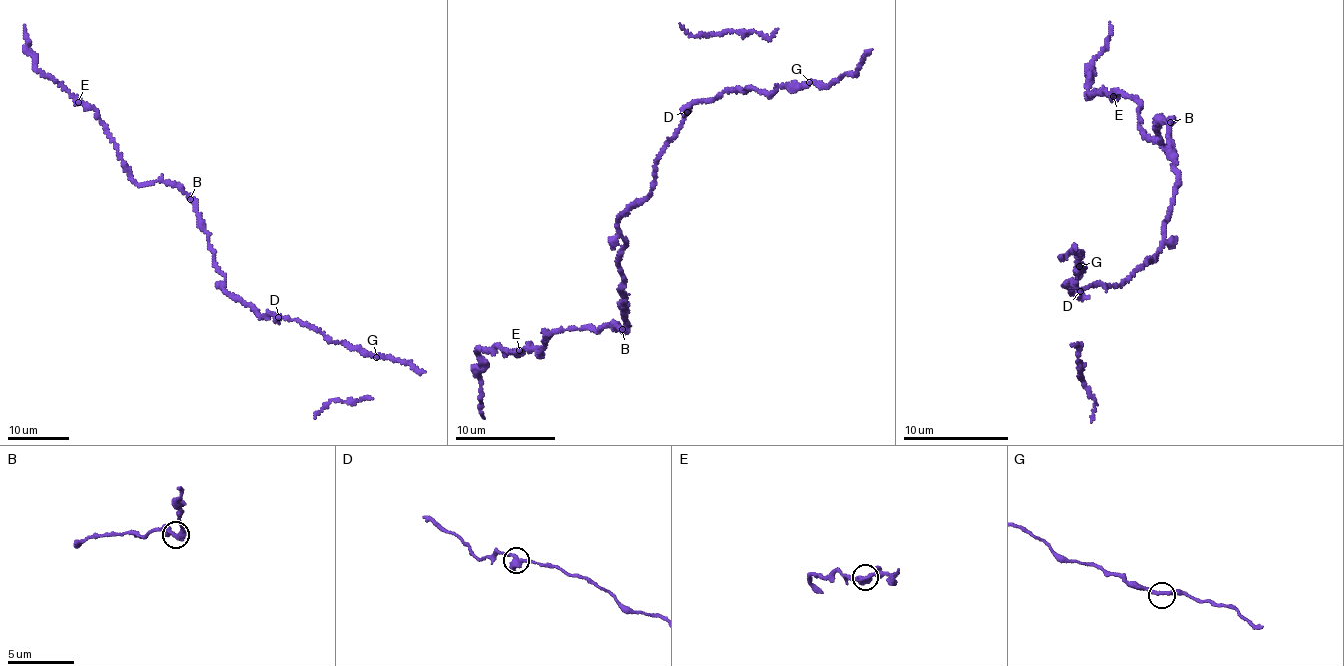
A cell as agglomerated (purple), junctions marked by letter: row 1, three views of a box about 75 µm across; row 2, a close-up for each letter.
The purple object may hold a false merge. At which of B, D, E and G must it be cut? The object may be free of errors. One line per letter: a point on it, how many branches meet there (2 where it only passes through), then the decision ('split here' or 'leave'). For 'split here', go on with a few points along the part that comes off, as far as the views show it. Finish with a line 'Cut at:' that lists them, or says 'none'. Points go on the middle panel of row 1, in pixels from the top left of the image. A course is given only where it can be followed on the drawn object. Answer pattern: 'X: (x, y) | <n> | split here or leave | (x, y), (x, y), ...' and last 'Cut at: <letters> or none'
B: (622, 329) | 2 | leave
D: (687, 112) | 2 | leave
E: (519, 350) | 2 | leave
G: (809, 82) | 2 | leave
Cut at: none

